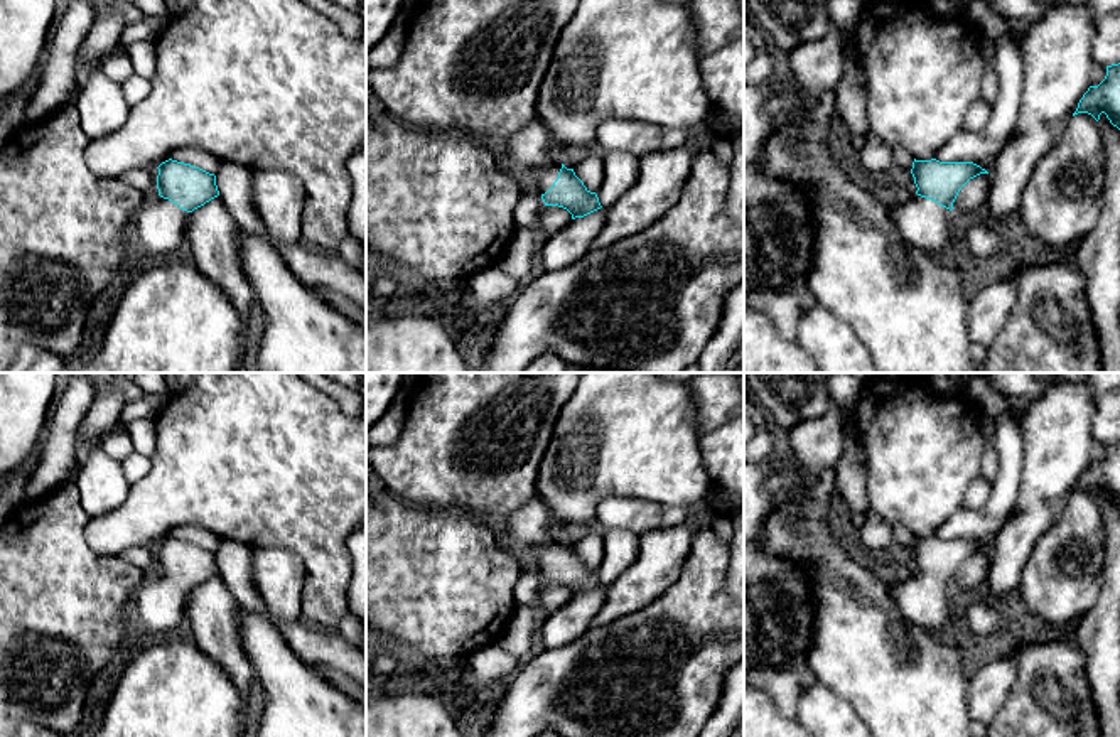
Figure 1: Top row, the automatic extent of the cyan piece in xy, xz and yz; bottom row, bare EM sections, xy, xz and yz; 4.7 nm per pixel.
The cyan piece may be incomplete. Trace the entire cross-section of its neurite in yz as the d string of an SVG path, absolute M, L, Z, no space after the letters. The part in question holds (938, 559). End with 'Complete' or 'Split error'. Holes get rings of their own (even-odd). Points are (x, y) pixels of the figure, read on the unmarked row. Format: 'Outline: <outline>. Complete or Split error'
Outline: M914 536L911 551L918 568L902 573L884 570L886 584L901 619L933 634L958 619L951 587L960 567L988 550L973 540Z. Split error

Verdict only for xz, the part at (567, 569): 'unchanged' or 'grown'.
grown

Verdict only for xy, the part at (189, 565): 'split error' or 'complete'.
split error

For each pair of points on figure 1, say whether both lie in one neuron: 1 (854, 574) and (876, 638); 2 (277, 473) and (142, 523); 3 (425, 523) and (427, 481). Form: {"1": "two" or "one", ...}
{"1": "one", "2": "one", "3": "two"}

